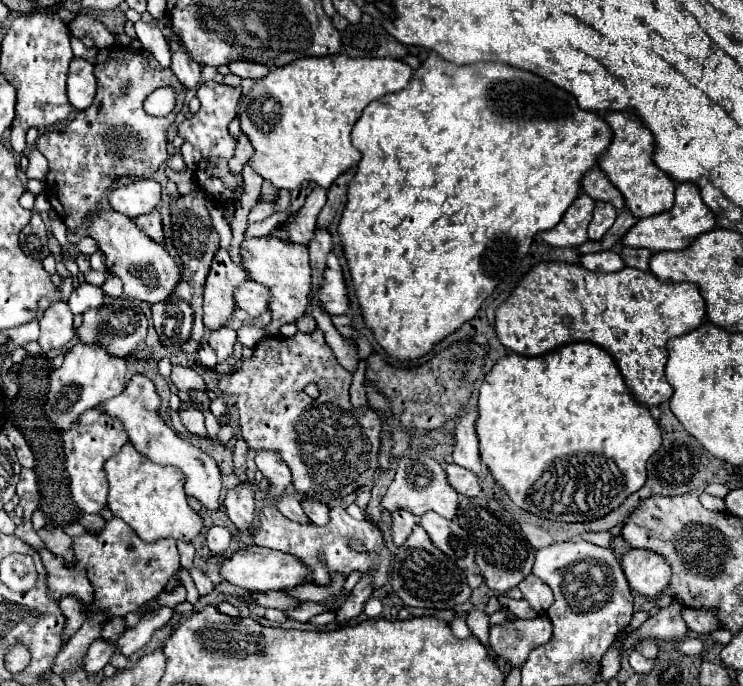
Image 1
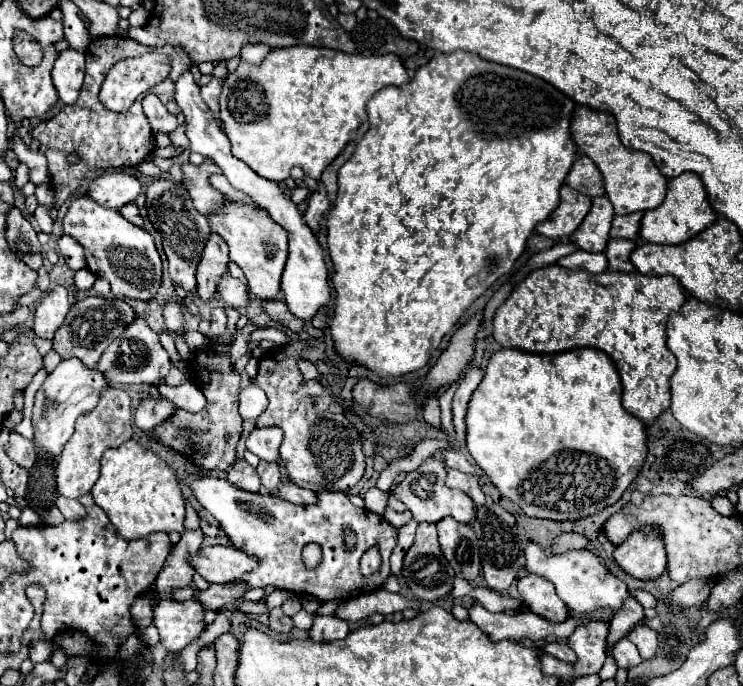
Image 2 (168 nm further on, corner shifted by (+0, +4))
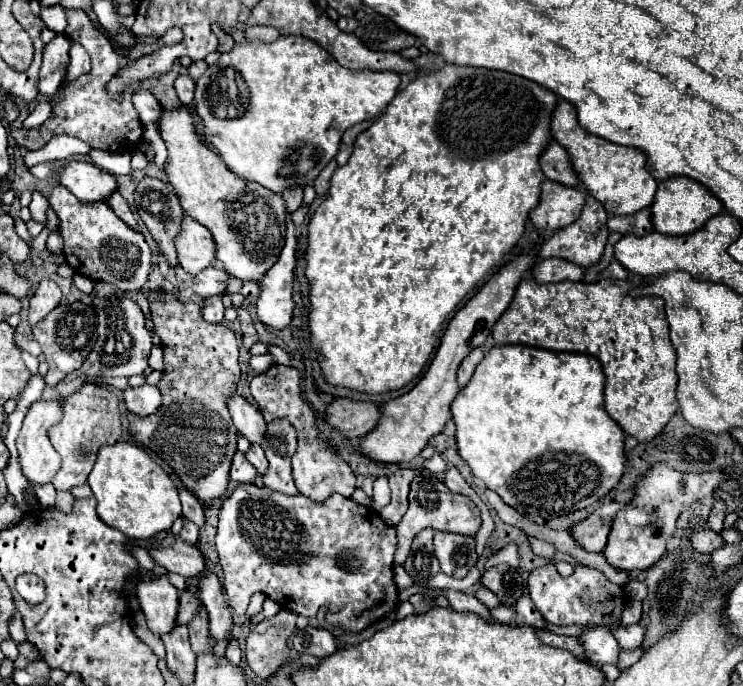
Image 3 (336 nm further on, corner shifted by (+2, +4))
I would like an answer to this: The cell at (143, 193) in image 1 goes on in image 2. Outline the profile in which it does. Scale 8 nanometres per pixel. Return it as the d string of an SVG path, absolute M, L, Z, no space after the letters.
M120 170L104 172L96 176L88 186L88 196L96 200L100 206L118 210L128 202L134 202L136 196L142 192L142 184L136 176Z

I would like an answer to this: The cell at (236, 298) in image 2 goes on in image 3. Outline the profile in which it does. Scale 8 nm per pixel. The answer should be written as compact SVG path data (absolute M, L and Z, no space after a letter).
M204 268L198 276L194 276L194 292L210 298L210 296L224 296L228 288L228 272L224 268Z

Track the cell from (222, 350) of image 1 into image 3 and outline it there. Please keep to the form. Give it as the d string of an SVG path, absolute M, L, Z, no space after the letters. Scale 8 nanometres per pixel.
M212 296L204 300L204 308L202 308L204 320L210 324L220 324L224 322L224 306L222 306L222 298L220 296Z

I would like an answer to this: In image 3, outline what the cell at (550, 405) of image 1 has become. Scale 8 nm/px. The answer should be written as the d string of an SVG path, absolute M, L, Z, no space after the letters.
M494 346L490 352L484 356L484 360L478 364L470 386L460 390L452 404L452 416L456 424L456 446L462 456L462 460L468 462L472 468L472 474L486 484L486 488L498 492L498 496L512 508L516 508L522 514L528 516L540 516L540 518L560 518L566 514L572 514L576 510L588 508L602 500L612 488L618 486L620 478L624 476L624 466L626 466L626 452L624 452L624 430L608 416L604 410L604 384L606 376L602 370L602 364L598 358L588 356L588 354L574 354L574 352L552 352L552 350L540 350L534 346Z

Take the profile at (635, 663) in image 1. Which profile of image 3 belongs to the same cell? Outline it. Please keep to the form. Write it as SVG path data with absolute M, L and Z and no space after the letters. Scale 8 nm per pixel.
M596 626L592 630L586 630L580 638L582 638L582 644L586 644L586 654L590 656L592 664L602 666L602 664L618 662L622 648L618 640L612 636L612 632L608 632L606 628Z

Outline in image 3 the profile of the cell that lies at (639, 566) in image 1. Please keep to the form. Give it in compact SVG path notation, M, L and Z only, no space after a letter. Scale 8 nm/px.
M654 464L648 474L636 484L634 500L622 512L618 512L614 520L608 546L604 550L608 564L626 572L646 570L654 566L666 552L668 538L676 532L678 516L694 502L708 498L724 482L726 474L722 470L704 474L682 474L666 464Z

